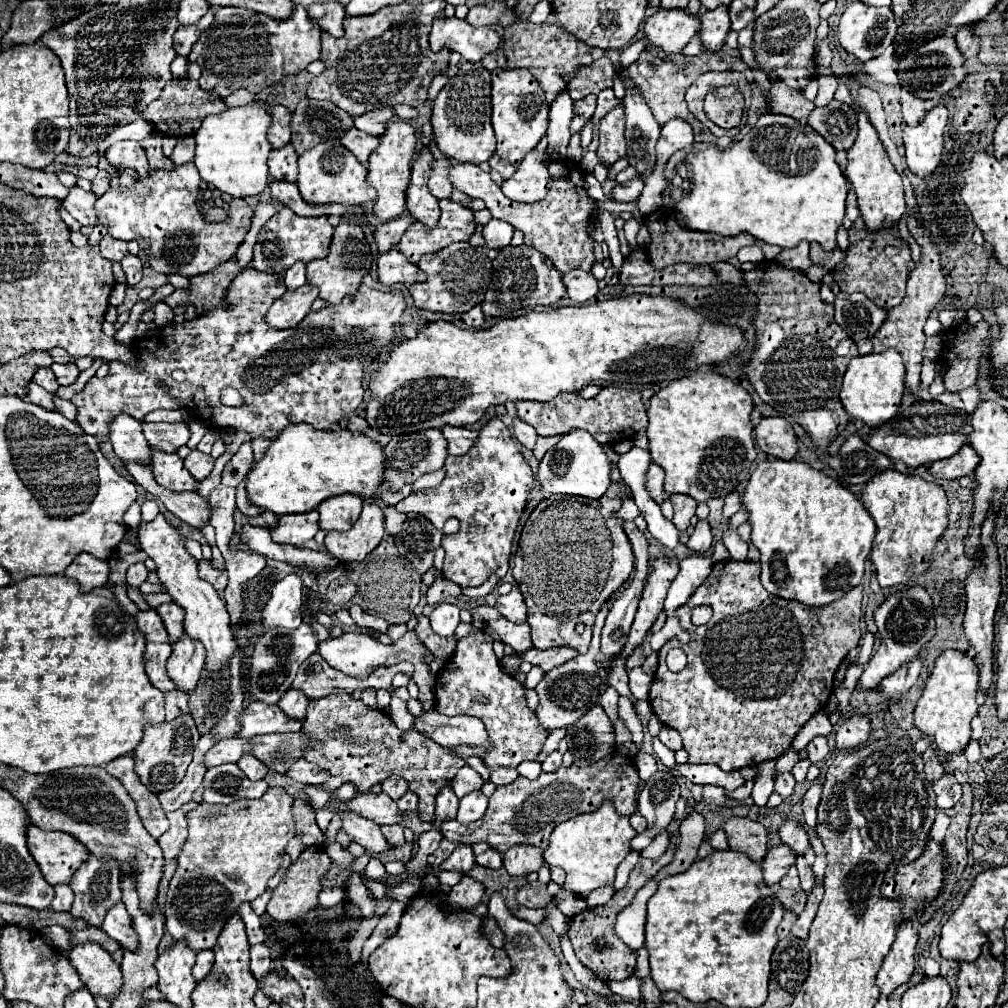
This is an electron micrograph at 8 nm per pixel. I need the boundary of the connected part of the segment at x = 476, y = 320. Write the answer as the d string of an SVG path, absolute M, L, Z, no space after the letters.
M479 306L471 308L469 312L465 312L465 314L461 316L461 320L463 320L467 326L471 326L471 328L483 328L483 324L485 324L485 316L483 316L483 312L481 312Z

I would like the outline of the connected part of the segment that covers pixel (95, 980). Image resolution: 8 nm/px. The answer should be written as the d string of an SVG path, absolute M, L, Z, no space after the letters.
M87 942L81 946L75 946L67 958L77 968L81 980L89 988L93 996L103 996L107 1000L113 1000L121 992L123 974L121 968L113 962L107 950L103 950L99 944Z

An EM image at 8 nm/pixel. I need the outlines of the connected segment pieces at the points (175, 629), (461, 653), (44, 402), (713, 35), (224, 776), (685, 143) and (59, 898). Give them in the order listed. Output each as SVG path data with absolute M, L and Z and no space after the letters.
M175 602L169 604L161 604L157 608L157 612L161 614L165 626L167 626L167 634L169 634L169 642L175 644L181 636L183 636L183 620L185 620L185 610L181 610Z
M473 628L465 638L459 638L455 654L443 664L435 684L435 710L445 716L475 716L483 720L485 730L491 738L489 748L457 746L455 756L469 758L479 756L489 770L517 768L523 760L535 760L547 738L547 730L539 726L537 716L527 708L525 688L519 680L505 674L493 652L493 638L487 630Z
M35 382L29 384L29 392L27 392L27 396L23 400L31 402L31 404L37 404L37 406L41 406L45 410L57 410L55 404L53 404L53 394L49 394L45 388L37 386Z
M719 6L717 10L705 10L699 18L701 18L699 38L703 48L709 52L719 52L727 32L731 30L727 6Z
M221 764L209 768L203 778L203 786L205 786L203 802L209 804L229 804L241 798L257 800L269 788L265 780L257 782L247 780L237 764Z
M677 118L677 120L669 120L663 128L661 128L661 136L657 142L657 166L667 164L667 160L683 148L689 148L693 144L693 130L691 126Z
M55 886L55 898L51 902L51 908L55 912L69 912L73 904L73 890L69 886Z

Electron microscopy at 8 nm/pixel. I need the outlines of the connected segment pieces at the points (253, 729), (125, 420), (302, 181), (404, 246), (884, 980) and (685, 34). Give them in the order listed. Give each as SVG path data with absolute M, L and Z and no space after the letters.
M251 702L241 714L241 734L239 738L253 738L273 732L299 732L303 720L289 718L279 706L269 706L265 702Z
M129 416L115 418L113 426L111 426L109 440L113 444L115 454L123 462L139 462L143 466L151 464L151 450L145 442L141 422L133 420Z
M321 144L299 156L299 192L307 204L343 204L361 206L377 198L377 192L367 184L367 168L353 158L353 154L341 144Z
M441 200L441 218L437 226L427 228L421 222L413 222L397 244L397 250L405 254L409 262L417 264L423 254L433 254L453 242L469 242L473 232L473 212L459 202Z
M903 920L897 928L895 942L877 974L877 986L881 988L883 996L889 996L897 986L907 984L911 980L915 968L913 962L915 962L917 938L919 936L913 930L913 924L909 920Z
M657 10L645 20L645 38L655 48L677 54L697 34L699 18L685 14L685 10Z

